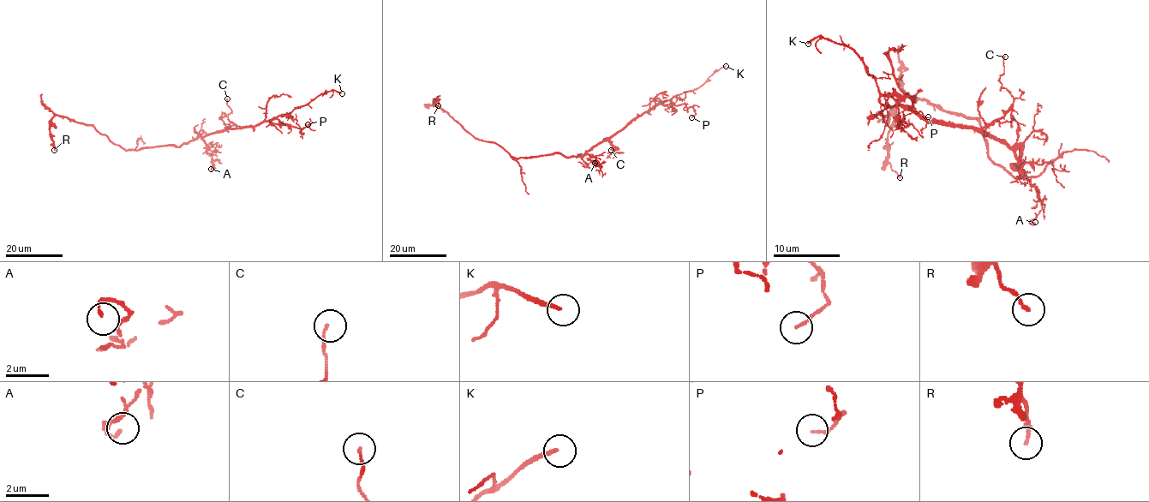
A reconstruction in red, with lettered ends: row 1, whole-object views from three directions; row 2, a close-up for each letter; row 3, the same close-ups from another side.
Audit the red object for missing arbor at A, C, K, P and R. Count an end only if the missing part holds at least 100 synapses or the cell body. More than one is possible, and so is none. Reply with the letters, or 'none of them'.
K

